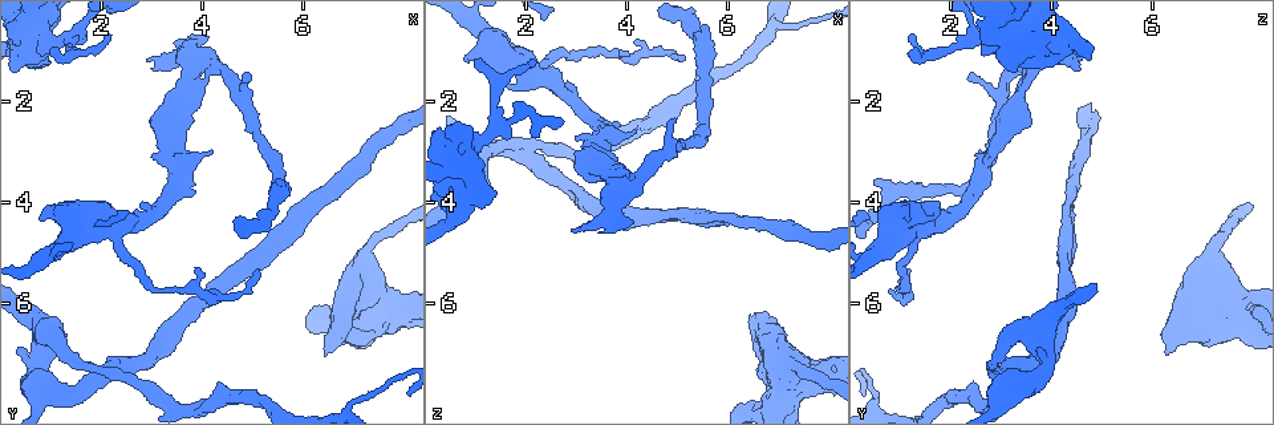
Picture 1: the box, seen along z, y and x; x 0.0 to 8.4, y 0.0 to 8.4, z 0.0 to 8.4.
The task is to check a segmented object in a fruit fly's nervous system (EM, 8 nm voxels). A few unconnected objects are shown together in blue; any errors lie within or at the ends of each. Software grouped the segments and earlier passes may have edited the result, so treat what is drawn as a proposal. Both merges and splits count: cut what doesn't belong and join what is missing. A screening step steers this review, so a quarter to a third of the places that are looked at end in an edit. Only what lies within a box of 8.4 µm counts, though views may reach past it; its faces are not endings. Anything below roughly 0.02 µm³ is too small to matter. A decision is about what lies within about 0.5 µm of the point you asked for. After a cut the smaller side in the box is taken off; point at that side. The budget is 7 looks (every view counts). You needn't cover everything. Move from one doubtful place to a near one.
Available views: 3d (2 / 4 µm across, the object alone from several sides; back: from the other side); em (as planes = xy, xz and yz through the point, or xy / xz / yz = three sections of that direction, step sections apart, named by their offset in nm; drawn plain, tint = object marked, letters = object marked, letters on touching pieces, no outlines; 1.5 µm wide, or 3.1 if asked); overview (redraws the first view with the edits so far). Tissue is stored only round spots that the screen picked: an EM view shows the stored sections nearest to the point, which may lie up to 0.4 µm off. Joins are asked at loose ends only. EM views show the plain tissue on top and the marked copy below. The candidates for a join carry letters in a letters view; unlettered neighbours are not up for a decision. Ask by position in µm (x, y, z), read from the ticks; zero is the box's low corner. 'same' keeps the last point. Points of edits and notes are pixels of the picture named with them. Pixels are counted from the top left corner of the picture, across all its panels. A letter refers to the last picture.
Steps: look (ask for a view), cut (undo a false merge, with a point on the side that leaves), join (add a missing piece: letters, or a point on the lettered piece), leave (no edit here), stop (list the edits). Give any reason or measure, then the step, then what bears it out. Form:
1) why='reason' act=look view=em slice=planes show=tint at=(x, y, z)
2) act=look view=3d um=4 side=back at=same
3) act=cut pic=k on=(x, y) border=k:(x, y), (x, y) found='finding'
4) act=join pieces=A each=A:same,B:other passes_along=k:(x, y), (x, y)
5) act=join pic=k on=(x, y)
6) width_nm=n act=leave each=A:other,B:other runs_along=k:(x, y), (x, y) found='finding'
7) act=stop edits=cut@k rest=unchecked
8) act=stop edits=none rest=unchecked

why='free end' act=look view=em slice=xy step=8 show=letters at=(6.45, 7.00, 6.30)

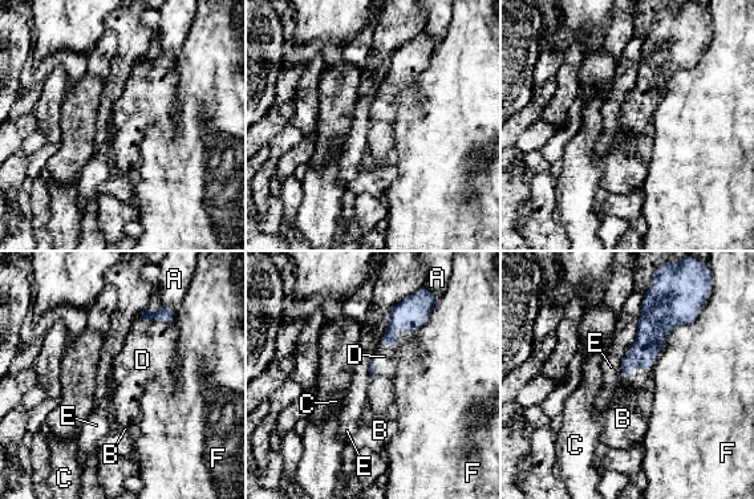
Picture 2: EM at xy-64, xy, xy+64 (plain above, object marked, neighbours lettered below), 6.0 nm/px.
act=look view=em slice=planes show=letters at=same

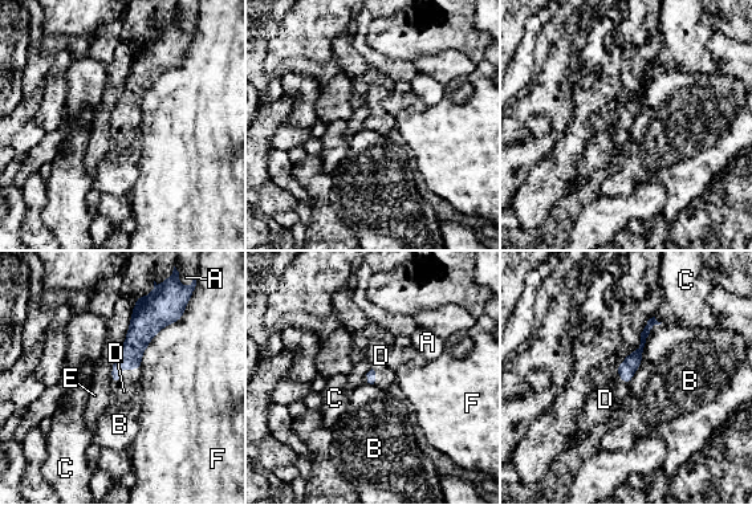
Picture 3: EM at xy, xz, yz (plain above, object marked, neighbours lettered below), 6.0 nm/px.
act=join pieces=D each=A:other,B:other,C:other,D:same,E:other,F:other passes_along=3:(626, 370), (618, 366), (605, 399) found='the neuron continues'

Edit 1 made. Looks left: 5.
act=look view=overview

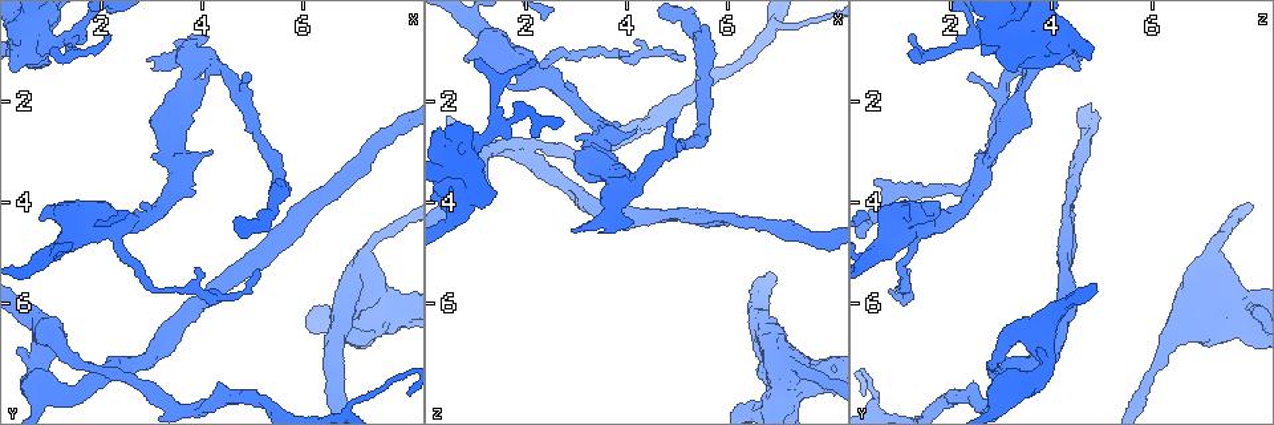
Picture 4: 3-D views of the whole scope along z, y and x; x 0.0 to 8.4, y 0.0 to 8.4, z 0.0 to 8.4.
why='three arms meet' act=look view=em slice=yz step=4 show=tint at=(2.15, 7.35, 3.10)

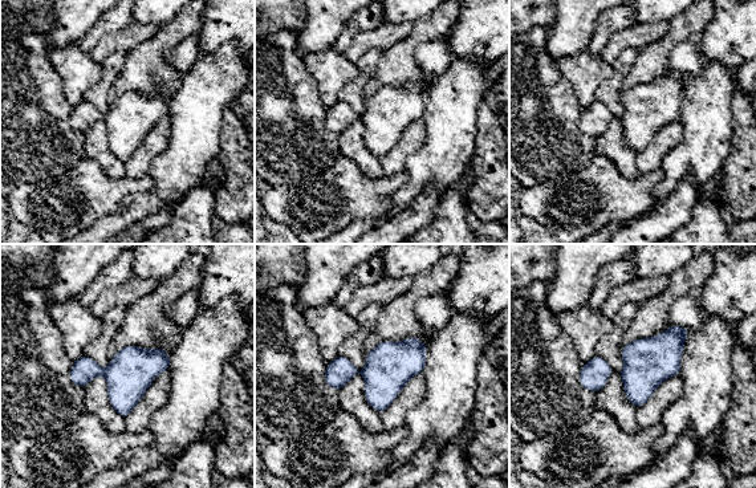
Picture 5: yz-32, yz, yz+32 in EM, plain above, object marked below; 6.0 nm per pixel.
act=look view=em slice=planes show=letters at=same

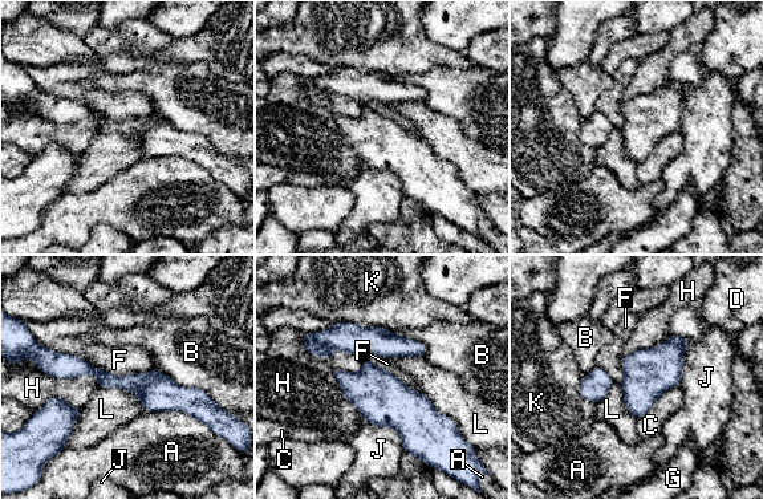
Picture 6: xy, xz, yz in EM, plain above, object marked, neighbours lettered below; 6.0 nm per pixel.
act=leave each=A:other,B:other,C:other,D:other,F:other,G:other,H:other,J:other,K:other,L:other found='continuous, no second neuron'

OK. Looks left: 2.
act=stop edits=join@3 rest=unchecked

